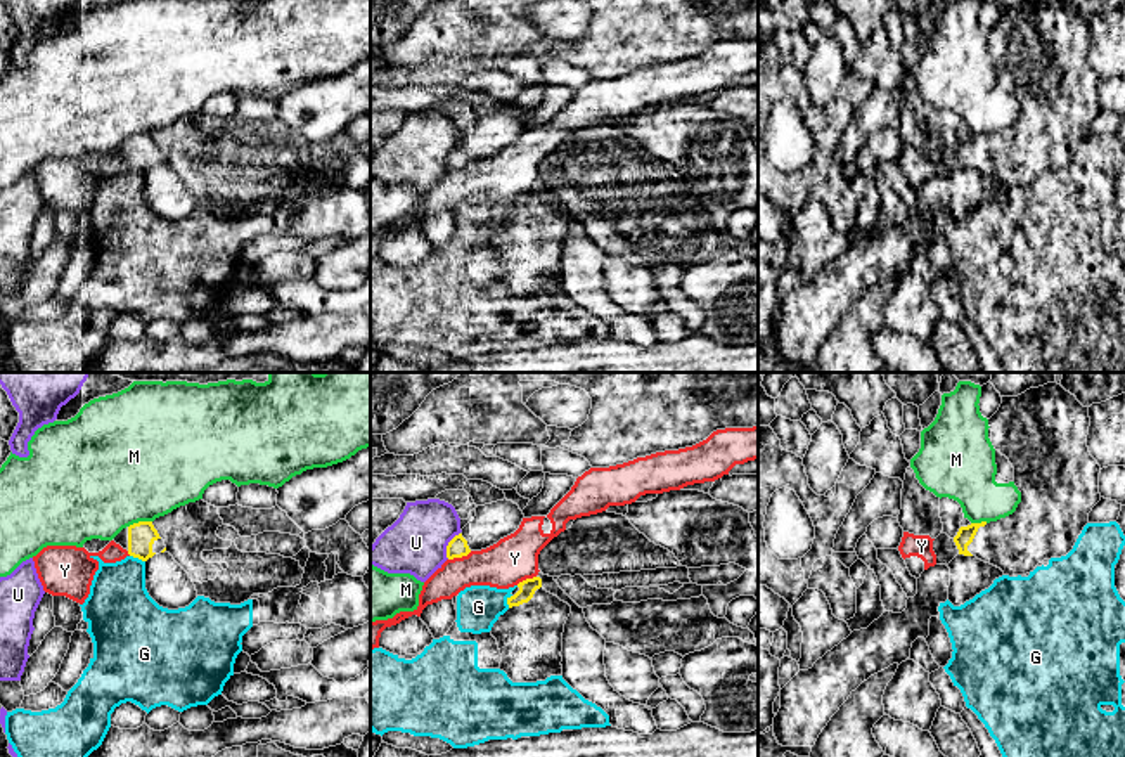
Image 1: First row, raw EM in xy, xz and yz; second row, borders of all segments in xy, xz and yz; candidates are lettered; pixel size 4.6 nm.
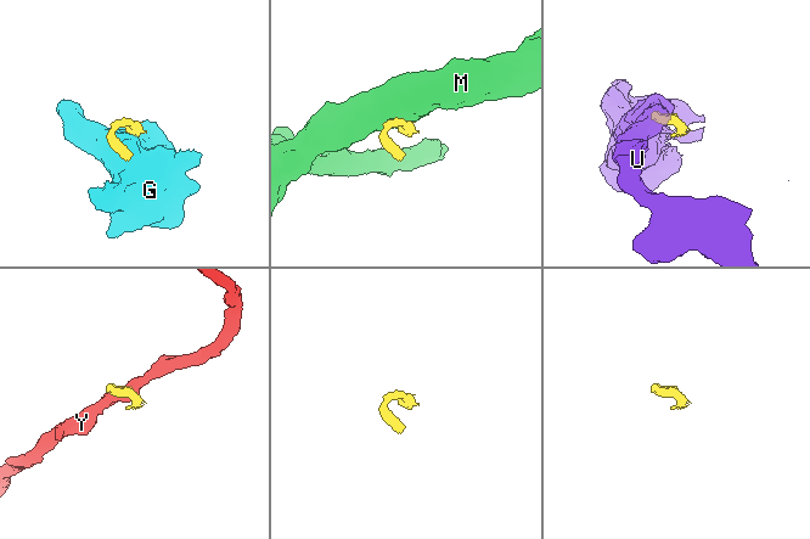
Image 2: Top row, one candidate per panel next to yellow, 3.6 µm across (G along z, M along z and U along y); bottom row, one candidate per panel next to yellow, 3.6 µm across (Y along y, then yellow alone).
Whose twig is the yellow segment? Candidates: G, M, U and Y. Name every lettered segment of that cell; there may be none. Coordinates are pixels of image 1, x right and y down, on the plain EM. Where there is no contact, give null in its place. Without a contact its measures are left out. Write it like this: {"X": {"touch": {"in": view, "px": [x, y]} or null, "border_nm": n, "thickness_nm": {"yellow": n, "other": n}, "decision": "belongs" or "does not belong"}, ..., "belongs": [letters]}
{"G": {"touch": {"in": "xy", "px": [137, 168]}, "border_nm": 80, "thickness_nm": {"yellow": 130, "other": 300}, "decision": "does not belong"}, "M": {"touch": {"in": "xy", "px": [139, 134]}, "border_nm": 120, "thickness_nm": {"yellow": 130, "other": 500}, "decision": "does not belong"}, "U": {"touch": {"in": "xz", "px": [447, 158]}, "border_nm": 140, "thickness_nm": {"yellow": 90, "other": 280}, "decision": "does not belong"}, "Y": {"touch": {"in": "xz", "px": [459, 168]}, "border_nm": 120, "thickness_nm": {"yellow": 90, "other": 220}, "decision": "does not belong"}, "belongs": []}

